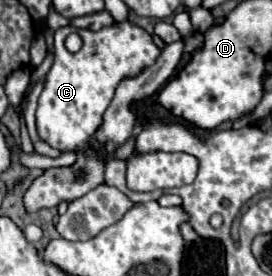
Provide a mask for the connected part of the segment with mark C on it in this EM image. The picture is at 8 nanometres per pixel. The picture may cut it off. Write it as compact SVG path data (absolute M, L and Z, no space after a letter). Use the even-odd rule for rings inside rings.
M119 22L99 32L79 30L73 26L59 28L55 32L55 62L45 76L43 92L37 102L37 132L39 136L59 152L83 152L97 150L101 144L95 140L95 132L103 124L103 114L109 108L113 94L123 78L135 78L149 68L161 50L155 46L151 34L131 22ZM75 32L81 36L83 46L77 52L65 48L65 38Z

